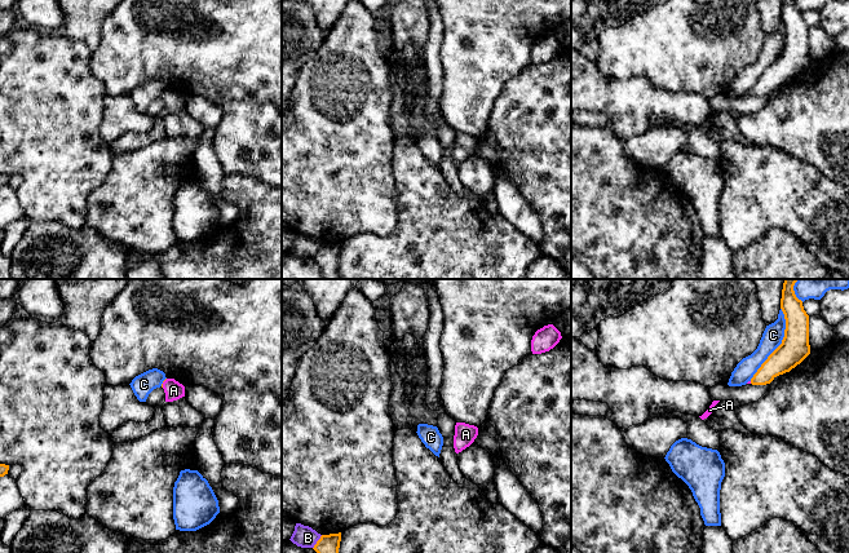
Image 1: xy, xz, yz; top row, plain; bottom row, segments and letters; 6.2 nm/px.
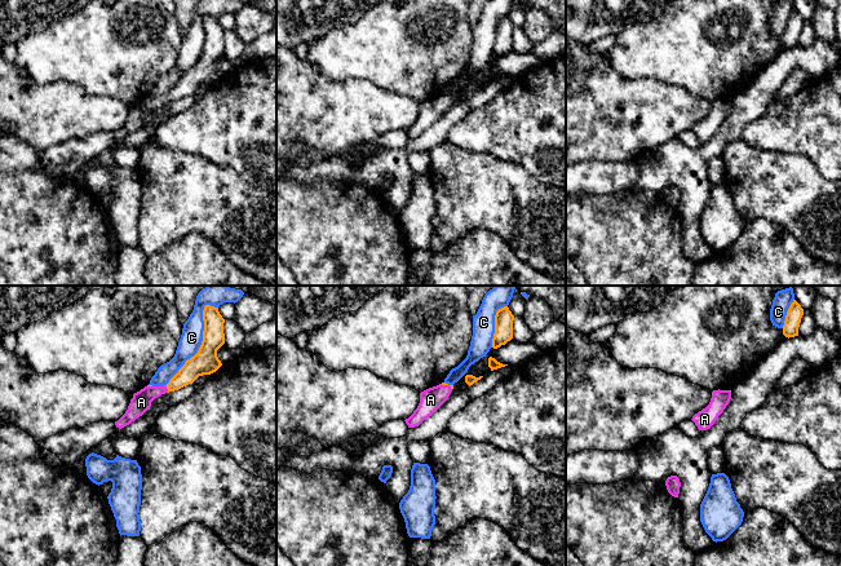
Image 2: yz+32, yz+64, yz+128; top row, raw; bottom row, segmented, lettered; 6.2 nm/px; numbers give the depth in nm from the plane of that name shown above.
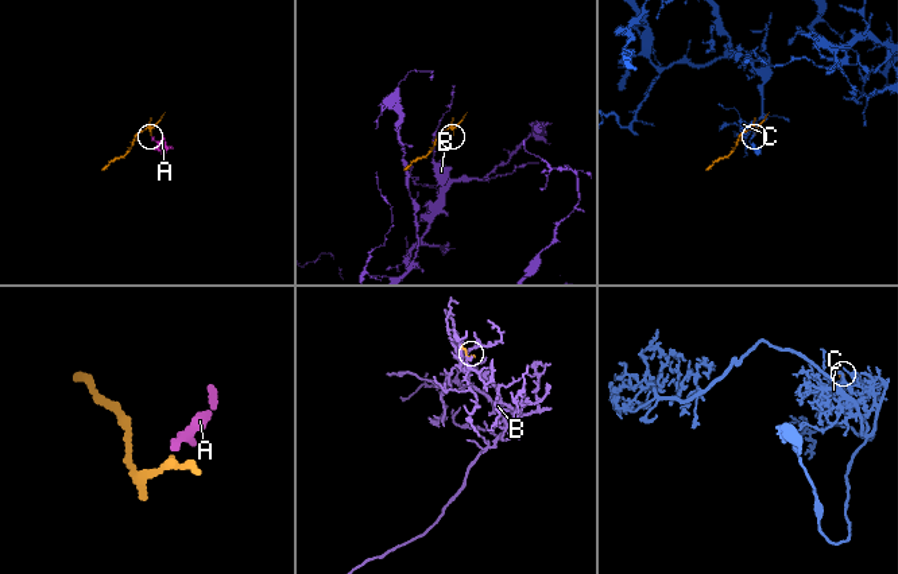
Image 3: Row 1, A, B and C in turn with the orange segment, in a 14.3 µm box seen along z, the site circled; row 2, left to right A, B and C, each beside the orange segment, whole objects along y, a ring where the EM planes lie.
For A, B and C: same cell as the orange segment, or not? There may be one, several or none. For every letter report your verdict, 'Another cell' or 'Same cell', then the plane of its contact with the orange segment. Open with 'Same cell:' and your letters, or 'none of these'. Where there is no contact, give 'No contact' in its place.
Same cell: A
A: Same cell. Touches orange in xy
B: Another cell. Touches orange in xz
C: Another cell. Touches orange in yz

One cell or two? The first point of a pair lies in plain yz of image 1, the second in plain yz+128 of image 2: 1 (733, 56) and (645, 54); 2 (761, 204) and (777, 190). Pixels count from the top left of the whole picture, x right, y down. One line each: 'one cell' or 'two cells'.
1: one cell
2: one cell

